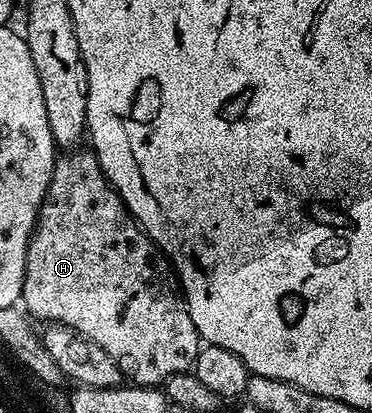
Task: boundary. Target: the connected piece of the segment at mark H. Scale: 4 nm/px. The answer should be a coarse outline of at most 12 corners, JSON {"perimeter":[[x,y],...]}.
{"perimeter":[[93,151],[54,173],[21,303],[138,386],[200,337]]}

